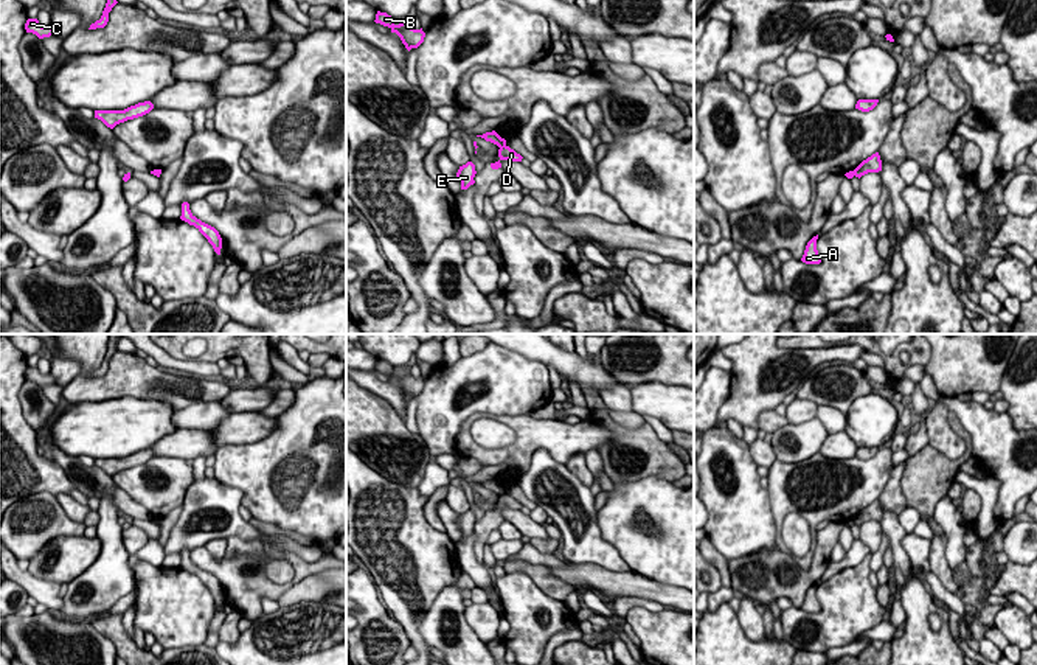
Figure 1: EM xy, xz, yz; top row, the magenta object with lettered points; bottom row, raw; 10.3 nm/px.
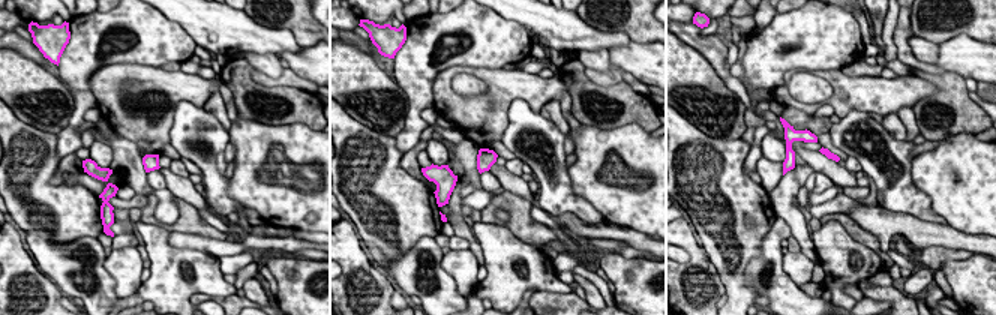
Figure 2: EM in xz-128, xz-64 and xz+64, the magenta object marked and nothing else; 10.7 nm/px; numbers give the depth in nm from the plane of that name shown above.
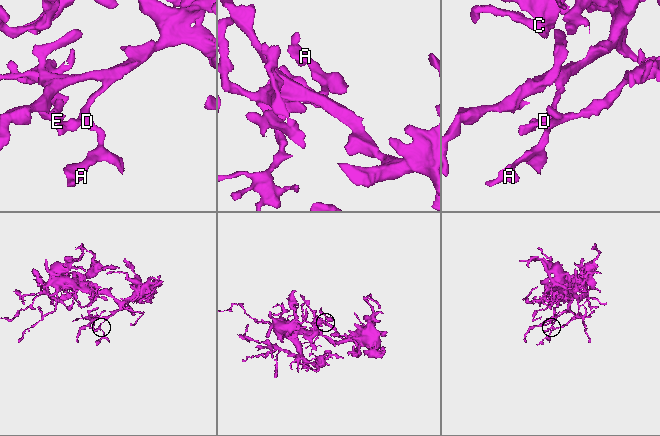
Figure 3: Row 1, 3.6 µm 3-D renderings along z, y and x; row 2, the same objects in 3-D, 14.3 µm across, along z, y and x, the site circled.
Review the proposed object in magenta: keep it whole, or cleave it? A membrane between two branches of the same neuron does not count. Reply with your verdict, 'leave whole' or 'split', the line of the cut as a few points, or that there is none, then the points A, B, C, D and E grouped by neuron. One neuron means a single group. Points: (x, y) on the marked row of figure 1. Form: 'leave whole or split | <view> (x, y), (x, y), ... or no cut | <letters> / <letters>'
split | xz (505, 143), (500, 148) | A B C D / E

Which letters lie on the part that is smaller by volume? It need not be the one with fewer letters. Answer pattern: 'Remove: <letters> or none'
Remove: E

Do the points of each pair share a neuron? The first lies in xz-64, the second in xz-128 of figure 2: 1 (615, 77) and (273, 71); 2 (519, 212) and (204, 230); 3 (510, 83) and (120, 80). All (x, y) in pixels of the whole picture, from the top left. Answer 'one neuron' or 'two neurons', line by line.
1: two neurons
2: one neuron
3: one neuron

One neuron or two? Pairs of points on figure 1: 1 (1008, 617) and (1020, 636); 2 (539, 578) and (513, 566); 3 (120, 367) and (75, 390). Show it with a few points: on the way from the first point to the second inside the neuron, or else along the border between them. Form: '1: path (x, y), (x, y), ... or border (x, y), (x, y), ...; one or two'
1: path (1012, 622), (1019, 631); one
2: path (533, 572), (519, 566); one
3: path (110, 378), (100, 389), (86, 389); one

